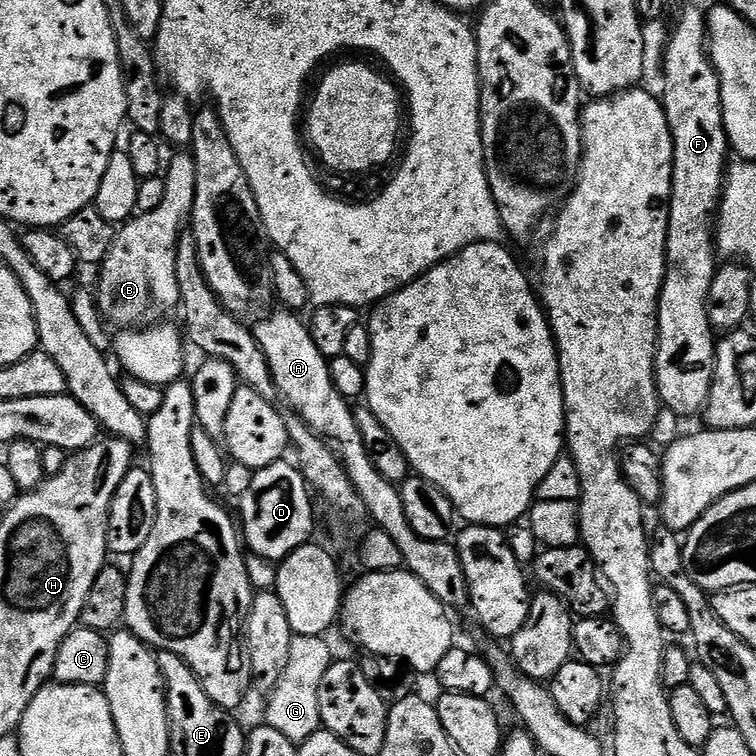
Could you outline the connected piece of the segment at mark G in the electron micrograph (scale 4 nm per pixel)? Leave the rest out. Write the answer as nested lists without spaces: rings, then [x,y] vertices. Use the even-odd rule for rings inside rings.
[[[293,635],[290,642],[290,662],[286,662],[286,670],[278,686],[267,697],[267,727],[278,730],[278,734],[286,734],[288,741],[297,746],[322,728],[318,710],[318,686],[322,686],[322,678],[326,670],[330,670],[334,659],[332,648],[326,641],[324,636]]]

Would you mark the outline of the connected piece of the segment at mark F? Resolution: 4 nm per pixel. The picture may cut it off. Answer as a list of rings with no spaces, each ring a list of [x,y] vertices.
[[[688,4],[680,12],[672,33],[668,36],[668,45],[664,48],[664,92],[662,91],[662,103],[666,110],[666,118],[670,122],[670,134],[674,142],[674,170],[672,171],[672,204],[668,215],[668,272],[664,275],[664,285],[660,291],[660,313],[658,314],[658,326],[656,327],[656,388],[660,391],[660,399],[663,407],[680,416],[696,416],[708,407],[712,379],[716,377],[716,345],[717,333],[712,331],[710,318],[708,317],[708,295],[713,278],[716,277],[718,267],[718,249],[714,239],[714,217],[720,207],[720,195],[724,193],[724,178],[726,175],[726,163],[724,159],[730,156],[728,135],[724,129],[724,115],[722,114],[722,94],[720,93],[720,79],[716,73],[716,67],[712,65],[712,55],[708,53],[708,22],[705,9],[695,8]]]

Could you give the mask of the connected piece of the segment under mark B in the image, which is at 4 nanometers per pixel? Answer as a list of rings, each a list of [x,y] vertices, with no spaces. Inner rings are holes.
[[[180,150],[176,157],[167,161],[162,175],[166,194],[155,210],[141,212],[132,217],[117,231],[116,241],[110,254],[99,265],[100,285],[94,288],[96,307],[109,325],[117,324],[117,329],[124,330],[129,326],[151,326],[167,312],[180,308],[180,291],[178,290],[178,262],[176,261],[176,247],[181,234],[189,227],[194,206],[194,190],[198,190],[198,170],[194,170],[194,158],[191,151]]]

